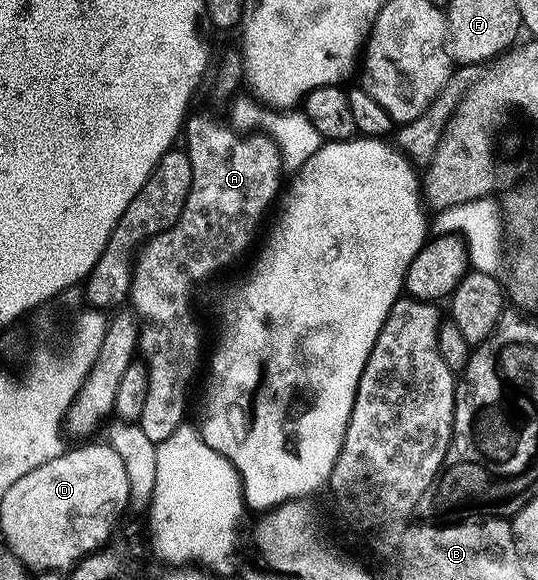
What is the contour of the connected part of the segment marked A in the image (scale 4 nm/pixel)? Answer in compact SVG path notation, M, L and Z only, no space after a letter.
M193 113L182 127L182 149L188 155L192 173L186 204L172 227L144 243L134 259L131 274L130 306L133 306L131 309L139 319L138 354L148 374L138 425L147 439L154 443L166 440L166 436L181 429L183 422L180 421L184 418L188 385L191 384L196 369L199 366L201 369L202 366L200 326L196 323L196 314L192 311L191 304L188 303L192 289L199 282L214 277L219 270L234 265L247 252L264 213L273 209L282 190L280 153L269 138L258 133L237 134L227 121L219 122L212 114L195 114Z

